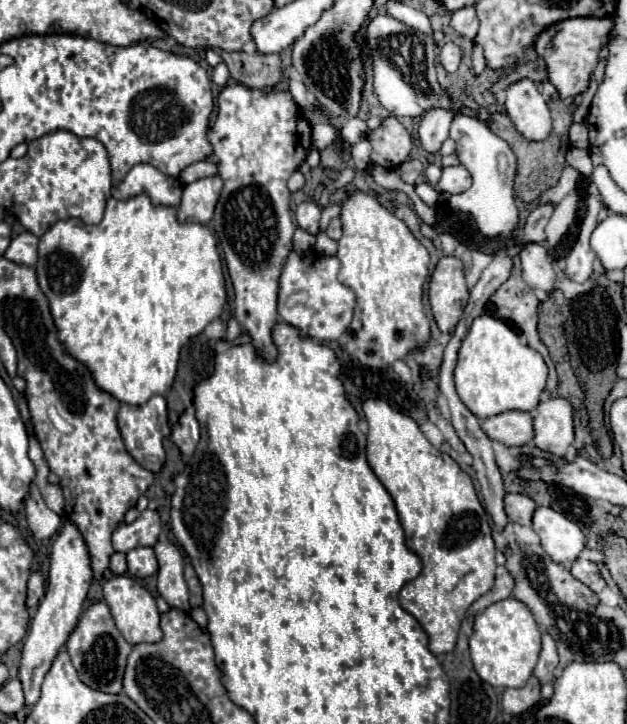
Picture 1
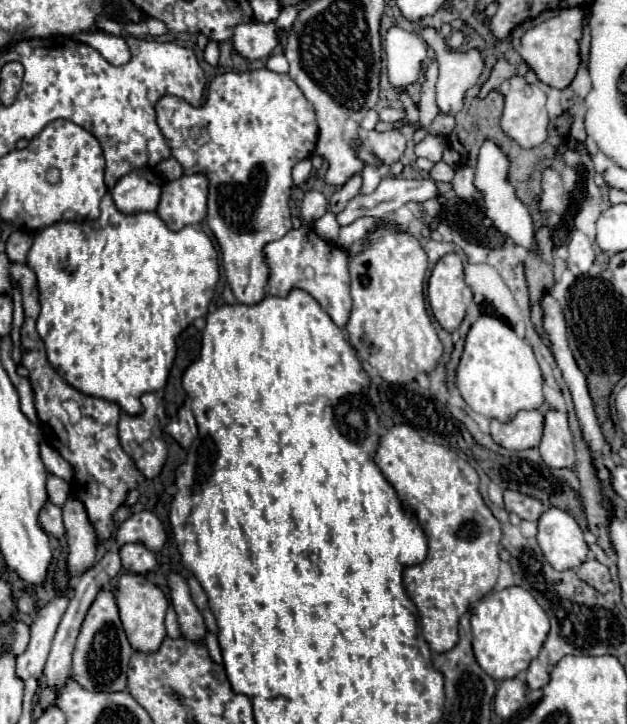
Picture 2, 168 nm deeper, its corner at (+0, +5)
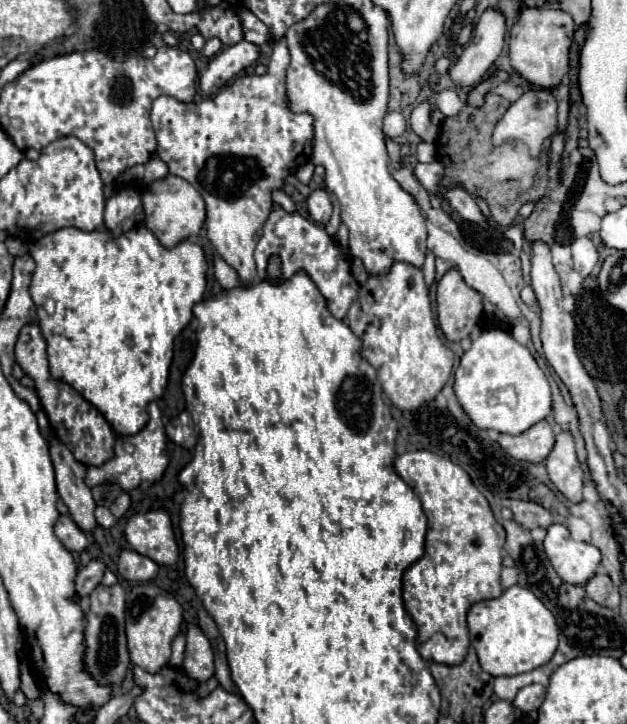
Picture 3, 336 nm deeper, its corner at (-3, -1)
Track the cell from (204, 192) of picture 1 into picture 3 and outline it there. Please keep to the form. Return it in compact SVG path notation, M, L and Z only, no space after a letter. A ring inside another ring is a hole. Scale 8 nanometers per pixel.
M166 175L154 183L148 185L148 189L142 193L142 205L144 205L144 225L156 233L160 245L172 247L180 241L188 239L190 235L196 235L206 219L206 207L200 193L182 177Z

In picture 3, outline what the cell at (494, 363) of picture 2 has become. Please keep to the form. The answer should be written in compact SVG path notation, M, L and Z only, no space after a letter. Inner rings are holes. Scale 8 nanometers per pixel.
M502 329L482 331L482 335L472 341L472 347L462 355L460 365L454 373L454 393L458 403L462 405L462 409L466 411L466 415L472 419L476 427L494 429L508 435L524 433L538 421L546 419L552 411L552 393L550 393L550 385L544 371L536 363L534 355L524 345L514 341L510 333Z

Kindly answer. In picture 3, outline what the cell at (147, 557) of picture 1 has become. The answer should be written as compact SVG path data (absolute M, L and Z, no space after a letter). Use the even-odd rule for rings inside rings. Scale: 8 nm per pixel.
M124 549L118 559L118 573L126 581L146 583L158 575L158 565L150 557L144 557L134 549Z

